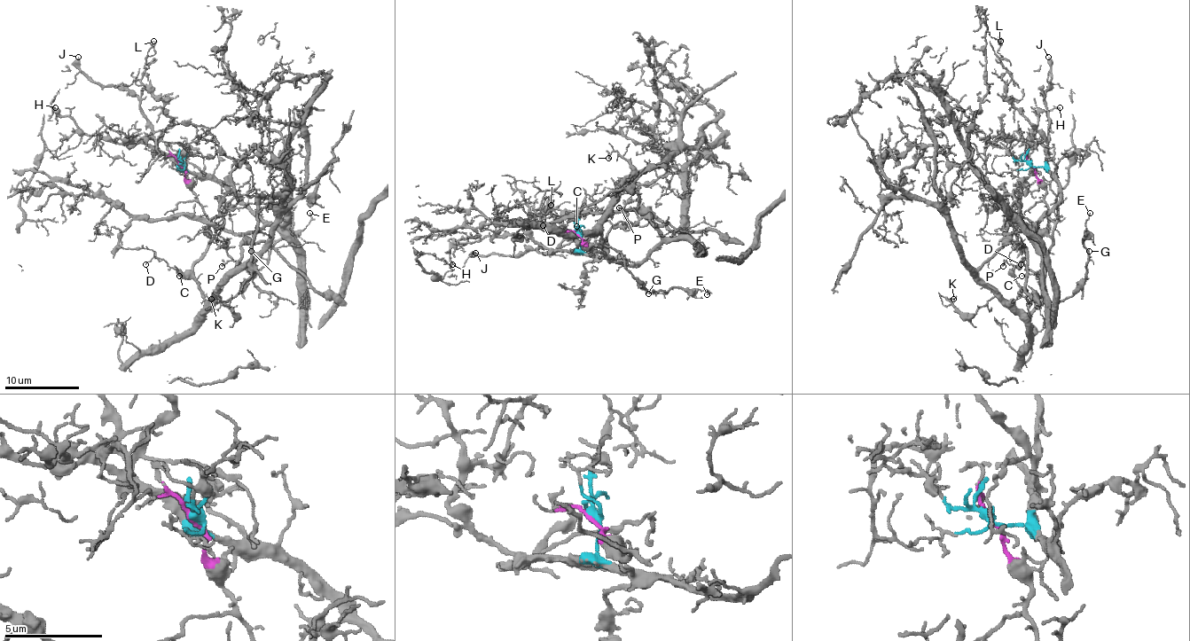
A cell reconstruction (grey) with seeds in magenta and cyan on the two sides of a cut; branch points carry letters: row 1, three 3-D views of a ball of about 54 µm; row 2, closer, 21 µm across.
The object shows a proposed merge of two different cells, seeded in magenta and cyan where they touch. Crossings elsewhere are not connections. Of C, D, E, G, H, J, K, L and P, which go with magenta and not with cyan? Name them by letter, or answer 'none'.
C, D, E, G, K

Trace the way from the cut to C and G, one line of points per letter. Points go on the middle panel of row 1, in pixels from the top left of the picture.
C: (580, 235), (591, 250), (602, 252), (609, 259), (611, 257), (596, 254), (580, 240), (575, 225)
G: (580, 235), (611, 257), (596, 254), (591, 246), (621, 254), (646, 289), (665, 291), (648, 293)

